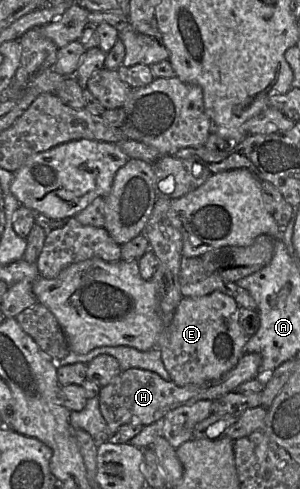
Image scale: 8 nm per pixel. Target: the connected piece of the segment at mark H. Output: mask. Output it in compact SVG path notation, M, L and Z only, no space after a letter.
M245 353L228 372L217 379L198 384L178 386L171 380L164 380L150 370L130 368L122 371L109 384L101 387L99 393L100 411L104 417L109 435L114 436L119 428L130 422L143 426L161 423L164 416L171 410L192 404L198 400L215 400L231 391L241 383L255 379L261 366L262 357L259 353Z

